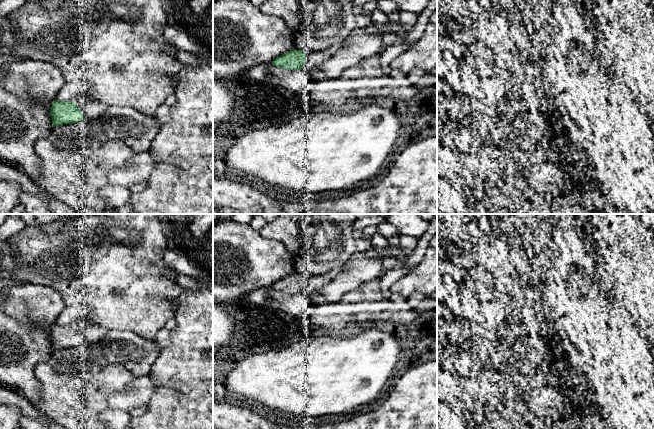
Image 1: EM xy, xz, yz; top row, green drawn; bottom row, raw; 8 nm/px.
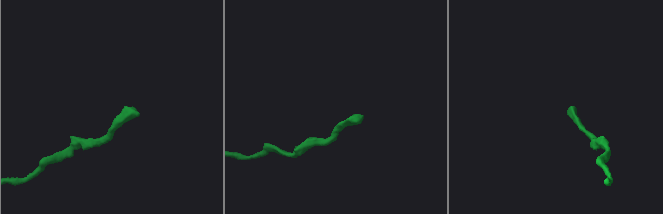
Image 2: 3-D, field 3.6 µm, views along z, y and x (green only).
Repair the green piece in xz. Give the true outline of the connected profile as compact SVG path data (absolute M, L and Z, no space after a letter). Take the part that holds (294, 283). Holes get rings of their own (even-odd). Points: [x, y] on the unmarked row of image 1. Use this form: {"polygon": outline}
{"polygon": "M347 262L341 264L325 274L295 274L282 278L274 283L271 287L273 290L280 291L288 294L308 294L315 289L320 289L330 283L343 269L346 267Z"}

